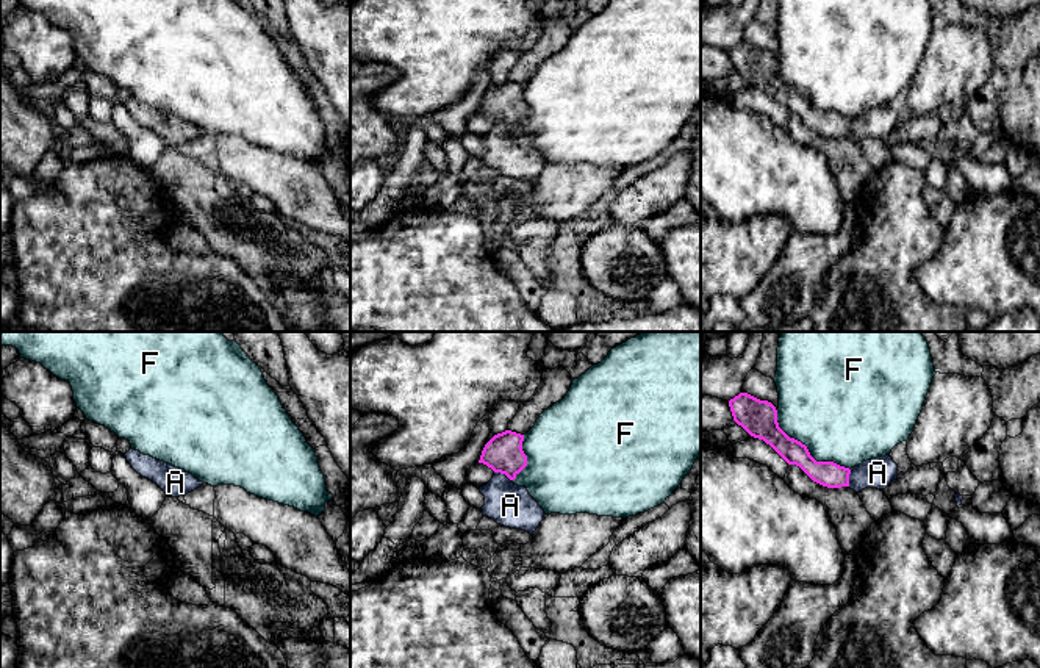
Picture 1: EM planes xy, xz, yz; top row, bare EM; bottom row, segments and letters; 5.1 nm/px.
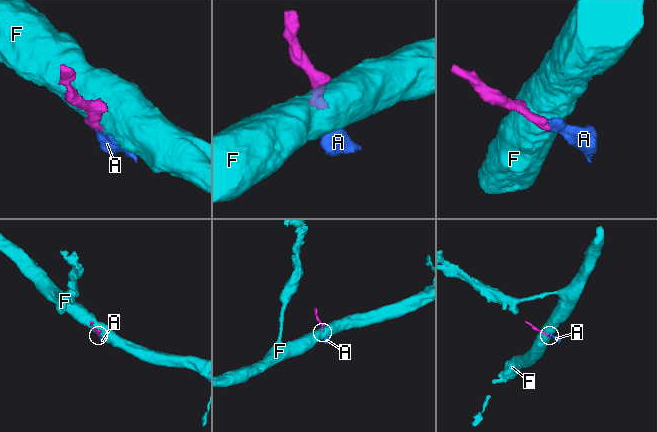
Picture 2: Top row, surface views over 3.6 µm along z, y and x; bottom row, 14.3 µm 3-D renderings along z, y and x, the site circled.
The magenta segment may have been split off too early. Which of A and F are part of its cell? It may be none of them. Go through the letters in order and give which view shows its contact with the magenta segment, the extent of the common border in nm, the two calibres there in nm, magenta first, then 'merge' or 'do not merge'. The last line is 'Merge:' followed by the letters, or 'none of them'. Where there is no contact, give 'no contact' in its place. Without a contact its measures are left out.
A: meets magenta in xz; contact 100 nm long; 200 nm thick on the magenta side, 220 nm on the other; merge
F: meets magenta in yz; contact 500 nm long; 140 nm thick on the magenta side, 480 nm on the other; do not merge
Merge: A

